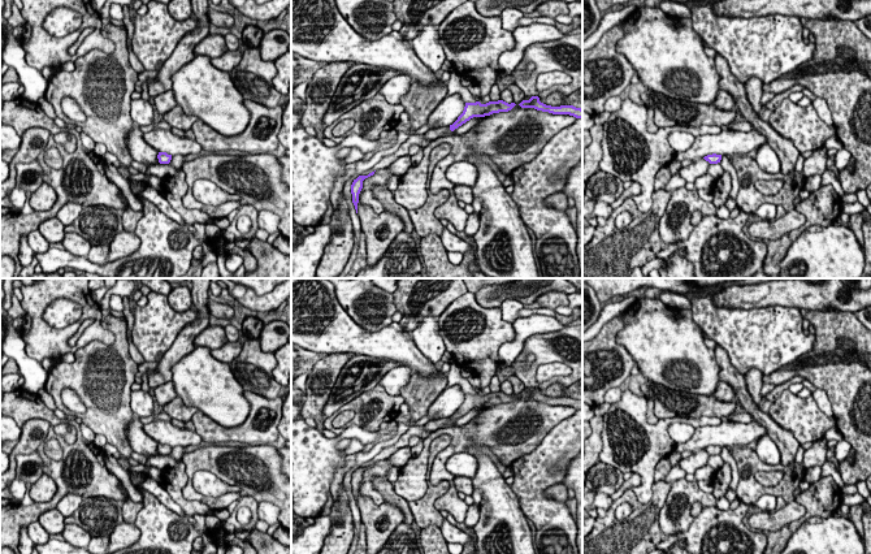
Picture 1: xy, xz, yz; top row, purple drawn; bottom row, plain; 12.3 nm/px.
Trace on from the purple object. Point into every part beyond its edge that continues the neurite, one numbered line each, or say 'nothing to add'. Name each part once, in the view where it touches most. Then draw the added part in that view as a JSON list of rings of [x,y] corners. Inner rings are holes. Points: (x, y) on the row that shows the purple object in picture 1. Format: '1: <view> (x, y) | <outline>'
nothing to add

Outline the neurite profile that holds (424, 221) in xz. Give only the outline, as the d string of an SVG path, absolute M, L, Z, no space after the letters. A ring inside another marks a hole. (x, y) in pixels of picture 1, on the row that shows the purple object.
M443 143L437 146L430 152L430 160L428 166L428 179L426 179L426 190L428 190L428 199L426 203L419 208L408 211L408 216L413 224L413 229L417 231L420 237L428 237L429 234L442 235L443 225L441 221L434 216L434 209L443 204L448 196L448 190L441 190L438 194L433 194L430 187L430 178L436 165L445 159L451 152L451 146L448 143Z

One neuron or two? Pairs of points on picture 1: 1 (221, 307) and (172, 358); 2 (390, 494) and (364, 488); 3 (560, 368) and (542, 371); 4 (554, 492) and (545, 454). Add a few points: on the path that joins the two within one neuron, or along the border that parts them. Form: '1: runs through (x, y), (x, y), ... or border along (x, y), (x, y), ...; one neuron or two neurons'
1: border along (208, 299), (208, 311), (211, 314); two neurons
2: border along (373, 476), (372, 485), (384, 501); two neurons
3: runs through (557, 368), (546, 371); one neuron
4: border along (544, 490), (547, 497), (564, 502); two neurons

